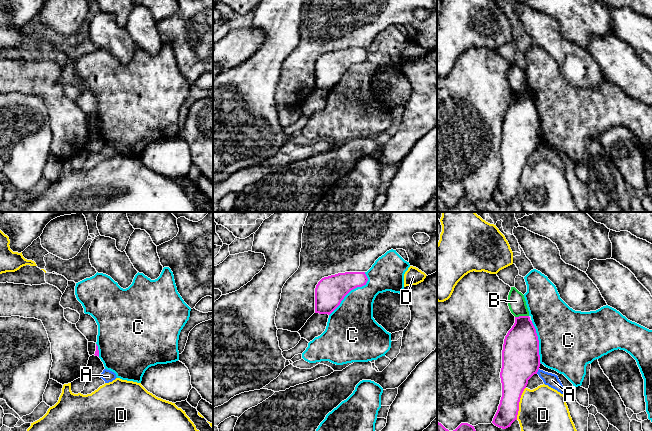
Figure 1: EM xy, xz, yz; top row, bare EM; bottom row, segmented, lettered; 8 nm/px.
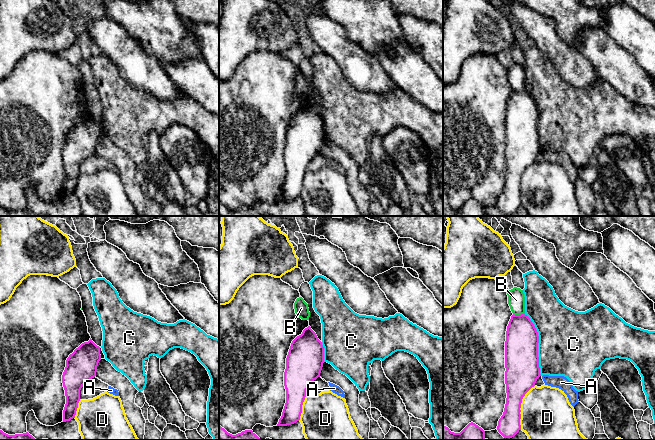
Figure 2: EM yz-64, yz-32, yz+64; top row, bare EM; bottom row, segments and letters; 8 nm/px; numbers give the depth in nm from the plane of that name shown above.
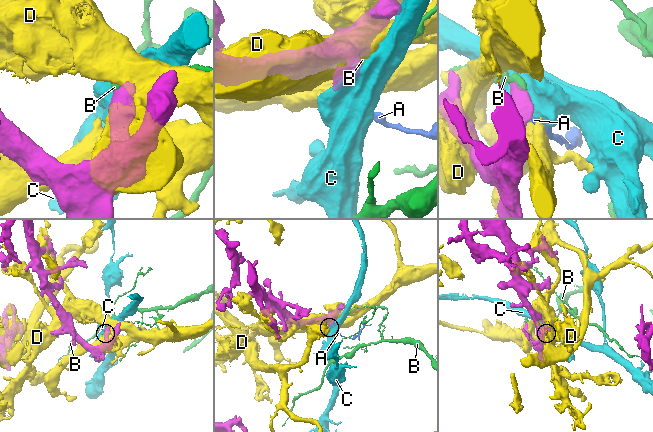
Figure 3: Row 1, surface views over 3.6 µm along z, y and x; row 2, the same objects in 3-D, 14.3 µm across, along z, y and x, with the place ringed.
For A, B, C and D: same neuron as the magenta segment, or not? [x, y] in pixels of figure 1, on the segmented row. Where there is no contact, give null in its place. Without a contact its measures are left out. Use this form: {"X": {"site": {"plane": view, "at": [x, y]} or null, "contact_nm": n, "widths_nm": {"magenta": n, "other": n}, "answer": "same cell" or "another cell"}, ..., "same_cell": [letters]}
{"A": {"site": {"plane": "yz", "at": [537, 371]}, "contact_nm": 50, "widths_nm": {"magenta": 300, "other": 110}, "answer": "another cell"}, "B": {"site": {"plane": "yz", "at": [521, 316]}, "contact_nm": 110, "widths_nm": {"magenta": 280, "other": 140}, "answer": "another cell"}, "C": {"site": {"plane": "xz", "at": [351, 289]}, "contact_nm": 460, "widths_nm": {"magenta": 240, "other": 320}, "answer": "another cell"}, "D": {"site": {"plane": "yz", "at": [518, 403]}, "contact_nm": 280, "widths_nm": {"magenta": 240, "other": 360}, "answer": "another cell"}, "same_cell": []}

